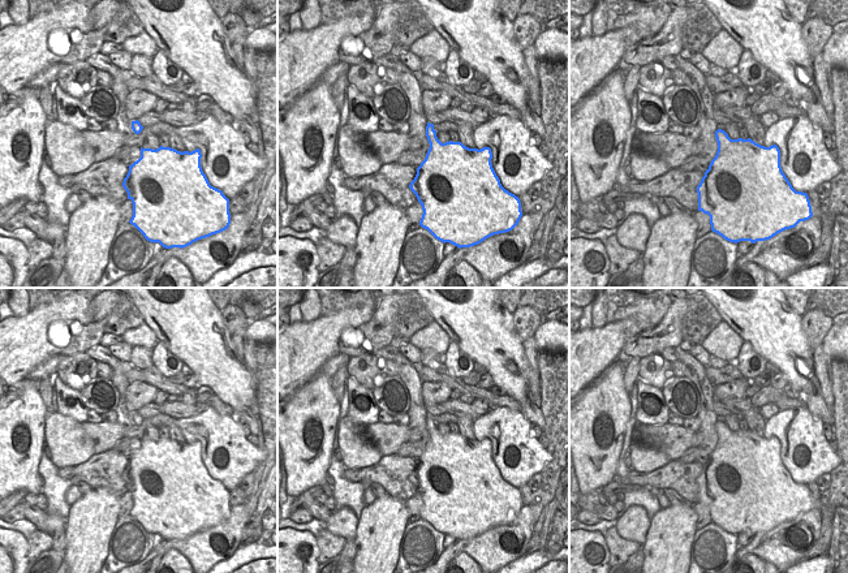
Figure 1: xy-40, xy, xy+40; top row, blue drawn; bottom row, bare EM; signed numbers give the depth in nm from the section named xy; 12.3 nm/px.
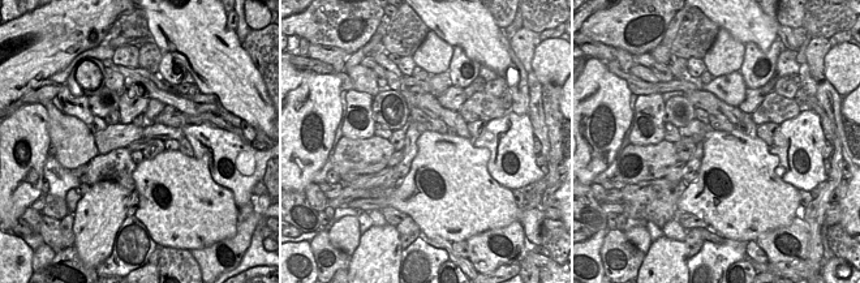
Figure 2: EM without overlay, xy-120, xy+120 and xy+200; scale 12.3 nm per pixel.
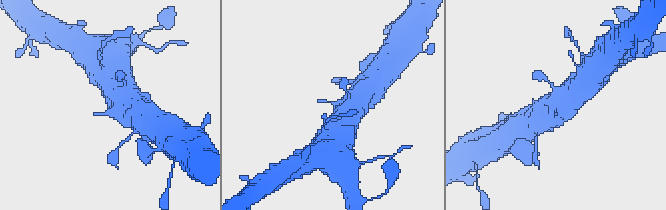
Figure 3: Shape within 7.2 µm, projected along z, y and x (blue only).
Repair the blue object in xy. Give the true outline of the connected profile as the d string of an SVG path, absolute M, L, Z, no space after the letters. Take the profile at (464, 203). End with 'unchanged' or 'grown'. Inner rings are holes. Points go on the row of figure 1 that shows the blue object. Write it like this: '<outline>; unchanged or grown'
M430 122L426 126L426 137L430 148L409 185L423 210L419 225L436 240L459 249L478 245L494 234L512 231L522 216L521 202L502 186L491 164L491 148L469 148L461 142L452 141L442 143L434 124Z; unchanged

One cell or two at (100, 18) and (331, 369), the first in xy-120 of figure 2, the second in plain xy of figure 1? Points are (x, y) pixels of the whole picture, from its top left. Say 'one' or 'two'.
two

